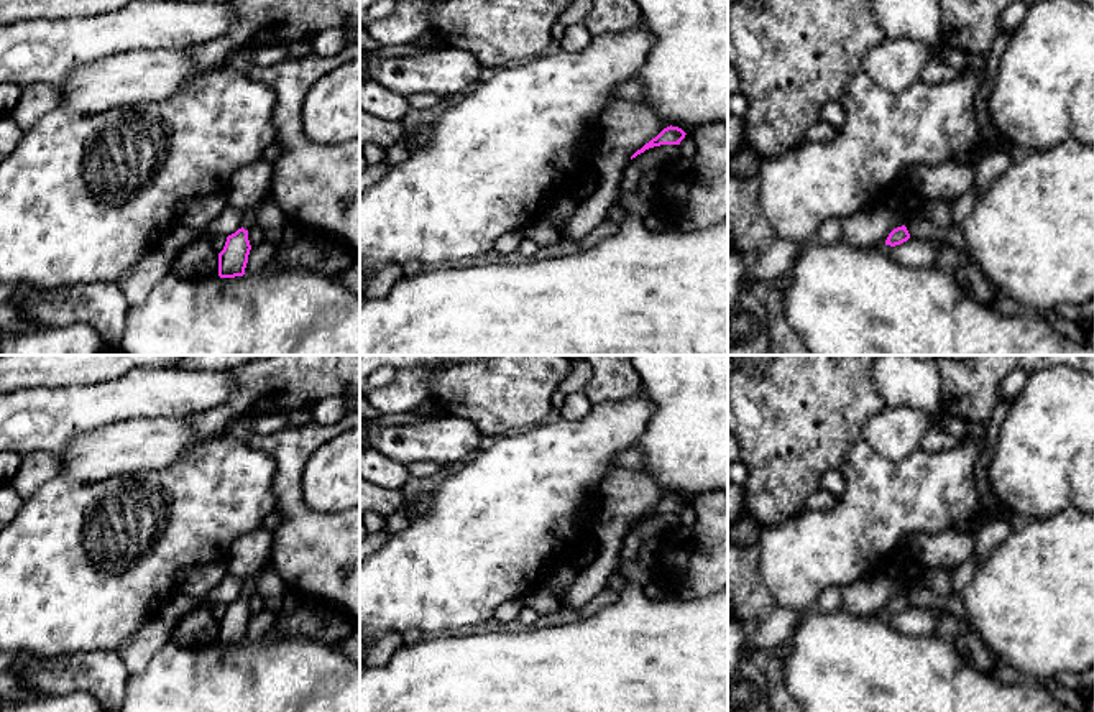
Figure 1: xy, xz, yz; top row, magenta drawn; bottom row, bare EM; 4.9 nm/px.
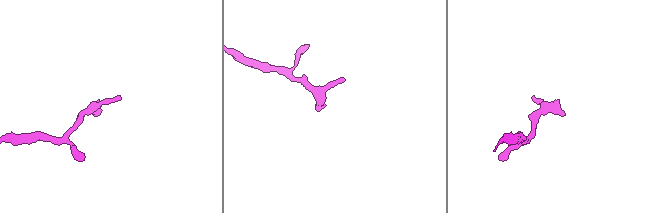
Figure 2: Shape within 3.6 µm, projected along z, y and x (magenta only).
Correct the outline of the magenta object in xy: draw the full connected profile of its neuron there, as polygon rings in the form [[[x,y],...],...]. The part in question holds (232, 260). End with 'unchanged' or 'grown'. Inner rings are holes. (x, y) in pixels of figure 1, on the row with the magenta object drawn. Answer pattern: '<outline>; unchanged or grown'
[[[256,207],[243,212],[241,227],[227,237],[223,250],[218,253],[218,276],[243,276],[251,250],[248,230],[256,225]]]; grown

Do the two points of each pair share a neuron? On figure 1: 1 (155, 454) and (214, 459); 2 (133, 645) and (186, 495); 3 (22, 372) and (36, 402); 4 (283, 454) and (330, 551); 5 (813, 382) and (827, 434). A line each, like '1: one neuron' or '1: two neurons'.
1: two neurons
2: two neurons
3: two neurons
4: one neuron
5: one neuron

